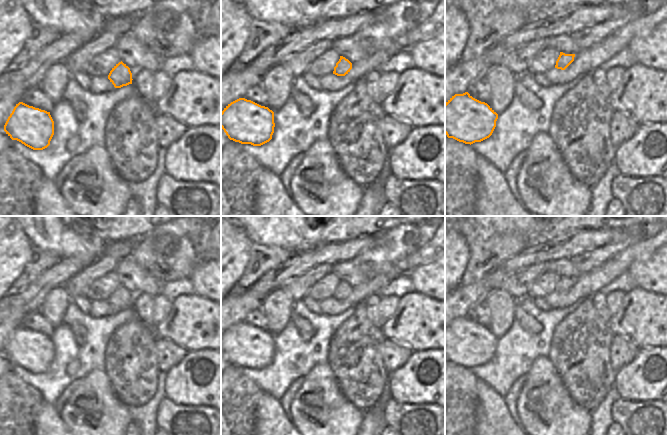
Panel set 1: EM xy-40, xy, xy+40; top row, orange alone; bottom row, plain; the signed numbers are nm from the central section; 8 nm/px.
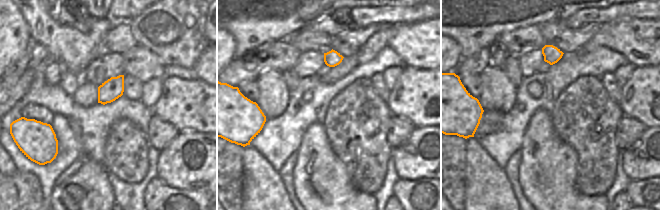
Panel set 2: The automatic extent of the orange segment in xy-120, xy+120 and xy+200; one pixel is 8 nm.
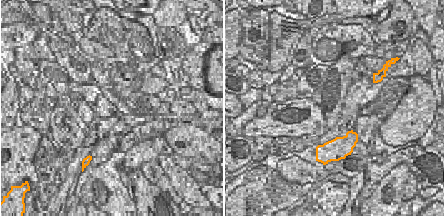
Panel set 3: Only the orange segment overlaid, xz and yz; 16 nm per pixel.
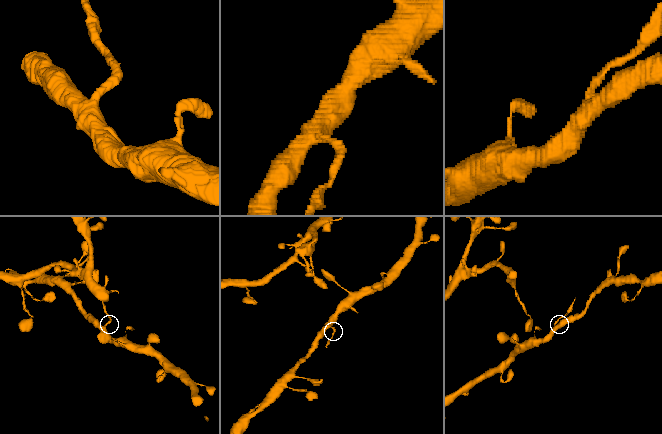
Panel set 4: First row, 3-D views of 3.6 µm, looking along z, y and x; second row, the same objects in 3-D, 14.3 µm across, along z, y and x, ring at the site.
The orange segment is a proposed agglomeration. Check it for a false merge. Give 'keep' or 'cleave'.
cleave

